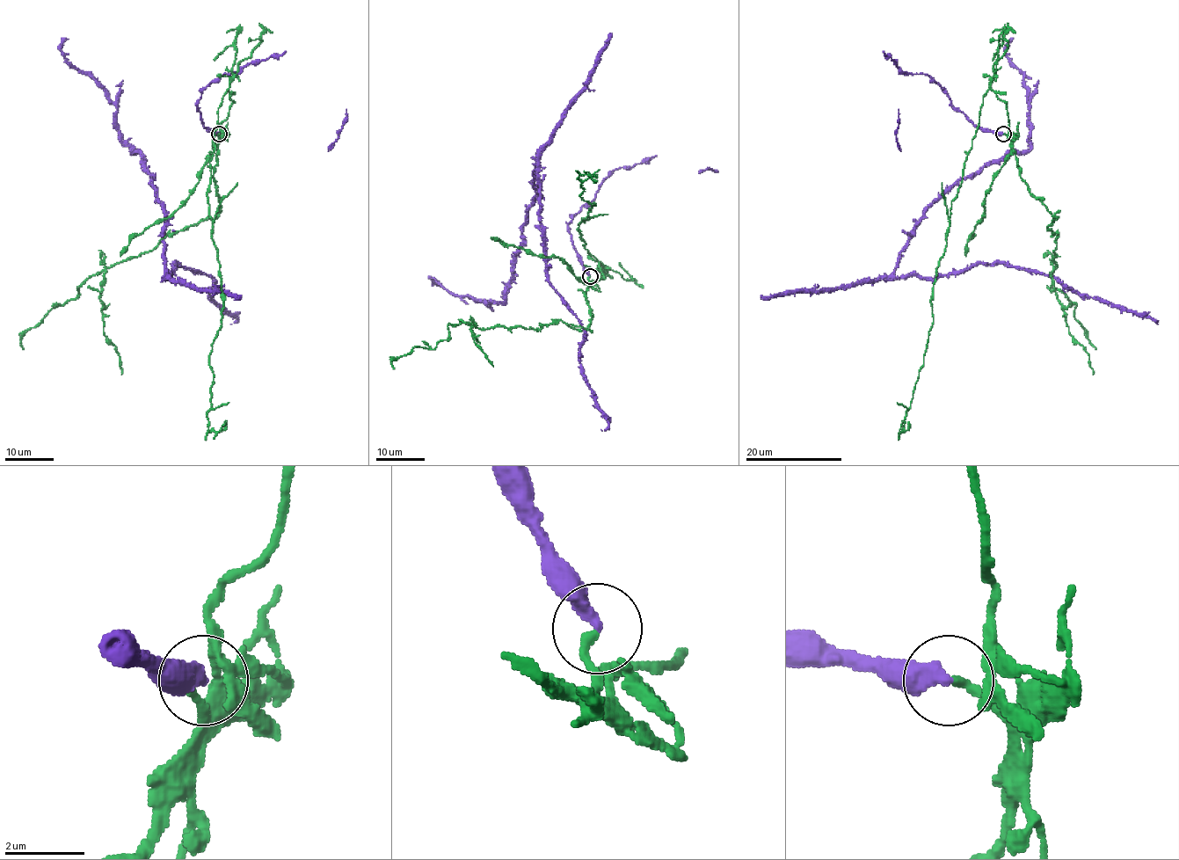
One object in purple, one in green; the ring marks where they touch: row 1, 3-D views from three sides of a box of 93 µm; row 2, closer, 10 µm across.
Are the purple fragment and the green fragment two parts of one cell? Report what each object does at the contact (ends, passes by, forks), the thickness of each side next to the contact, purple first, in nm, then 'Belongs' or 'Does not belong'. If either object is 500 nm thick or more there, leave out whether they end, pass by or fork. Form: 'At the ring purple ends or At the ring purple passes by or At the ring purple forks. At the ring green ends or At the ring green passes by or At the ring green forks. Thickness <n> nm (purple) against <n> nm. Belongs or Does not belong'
At the ring purple ends. At the ring green ends. Thickness 400 nm (purple) against 240 nm. Does not belong

